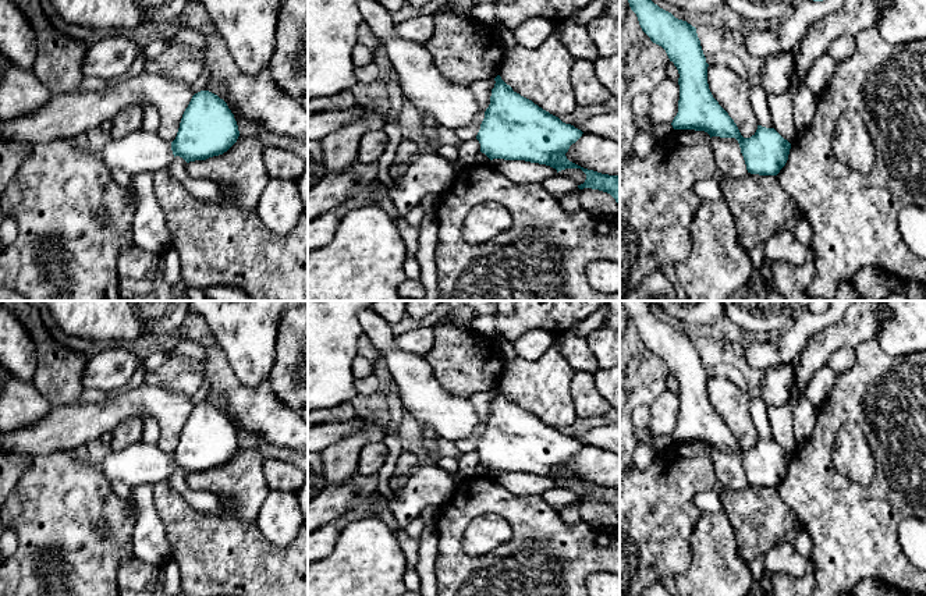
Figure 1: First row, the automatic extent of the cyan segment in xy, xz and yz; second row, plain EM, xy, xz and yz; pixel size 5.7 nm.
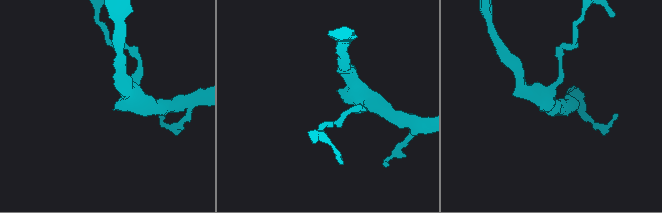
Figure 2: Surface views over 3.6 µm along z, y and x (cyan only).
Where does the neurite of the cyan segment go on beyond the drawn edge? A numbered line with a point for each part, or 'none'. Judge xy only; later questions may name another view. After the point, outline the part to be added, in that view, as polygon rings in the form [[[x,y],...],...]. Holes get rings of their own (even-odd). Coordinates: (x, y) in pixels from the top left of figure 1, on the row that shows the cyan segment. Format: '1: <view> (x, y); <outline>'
1: xy (141, 151); [[[139,130],[121,136],[110,136],[100,159],[110,170],[156,173],[166,170],[173,163],[174,155],[171,143],[156,132]]]

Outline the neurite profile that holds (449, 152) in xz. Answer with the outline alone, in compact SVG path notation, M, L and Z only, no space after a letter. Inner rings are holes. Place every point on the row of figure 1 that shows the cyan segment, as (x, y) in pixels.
M440 145L437 148L437 155L447 162L458 163L458 148L453 145Z

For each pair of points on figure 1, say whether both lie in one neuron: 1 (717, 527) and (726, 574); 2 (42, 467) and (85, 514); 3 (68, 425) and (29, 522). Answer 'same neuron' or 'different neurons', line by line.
1: same neuron
2: same neuron
3: different neurons

